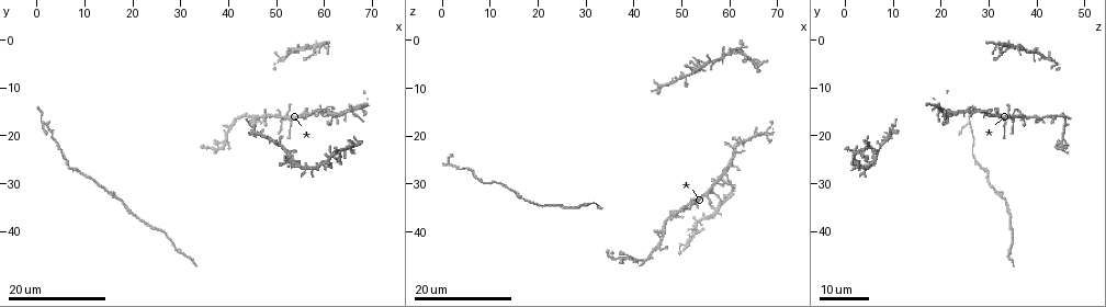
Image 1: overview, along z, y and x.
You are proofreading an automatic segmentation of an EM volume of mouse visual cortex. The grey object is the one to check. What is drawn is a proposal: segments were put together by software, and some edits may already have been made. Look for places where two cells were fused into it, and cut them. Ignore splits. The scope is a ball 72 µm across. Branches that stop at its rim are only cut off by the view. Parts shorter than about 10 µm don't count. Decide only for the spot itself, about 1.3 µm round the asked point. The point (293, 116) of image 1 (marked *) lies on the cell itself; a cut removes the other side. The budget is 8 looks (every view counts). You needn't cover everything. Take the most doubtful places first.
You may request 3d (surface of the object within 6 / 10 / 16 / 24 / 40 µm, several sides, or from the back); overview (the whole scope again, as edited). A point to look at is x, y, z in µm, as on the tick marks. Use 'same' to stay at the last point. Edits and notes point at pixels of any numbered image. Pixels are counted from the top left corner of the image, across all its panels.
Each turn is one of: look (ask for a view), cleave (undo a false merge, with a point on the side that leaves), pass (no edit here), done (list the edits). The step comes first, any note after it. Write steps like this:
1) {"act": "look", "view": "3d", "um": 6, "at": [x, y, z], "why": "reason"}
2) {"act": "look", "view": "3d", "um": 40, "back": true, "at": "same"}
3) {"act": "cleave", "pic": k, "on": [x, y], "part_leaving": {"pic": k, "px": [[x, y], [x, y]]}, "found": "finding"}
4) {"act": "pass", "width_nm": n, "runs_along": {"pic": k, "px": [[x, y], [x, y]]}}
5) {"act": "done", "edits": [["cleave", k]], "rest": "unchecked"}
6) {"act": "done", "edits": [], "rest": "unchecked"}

{"act": "look", "view": "3d", "um": 16, "at": [52.0, 15.0, 34.0], "why": "four or more arms meet"}

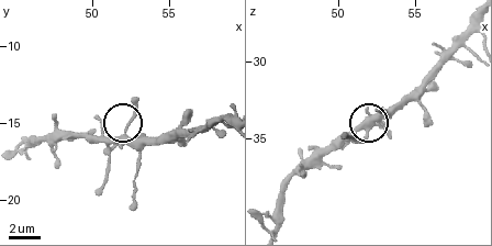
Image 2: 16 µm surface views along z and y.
{"act": "look", "view": "3d", "um": 6, "at": [52.0, 15.6, 34.2]}

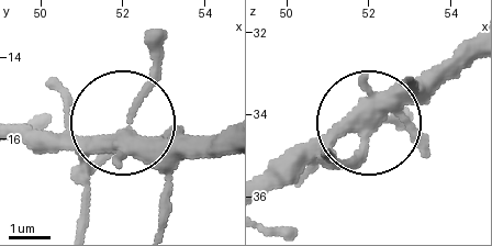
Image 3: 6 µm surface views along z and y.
{"act": "look", "view": "3d", "um": 6, "back": true, "at": [52.05, 15.70, 34.20]}

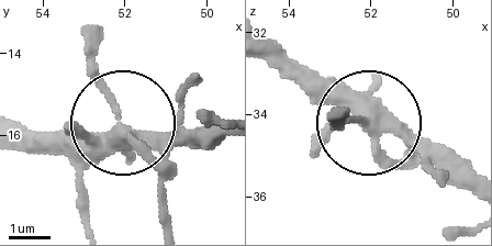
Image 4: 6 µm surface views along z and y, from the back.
{"act": "pass", "runs_along": {"pic": 4, "px": [[308, 85], [364, 123], [335, 116]]}, "found": "all the same cell"}

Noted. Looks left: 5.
{"act": "look", "view": "3d", "um": 24, "at": [15.5, 32.0, 31.5], "why": "sudden change in width"}

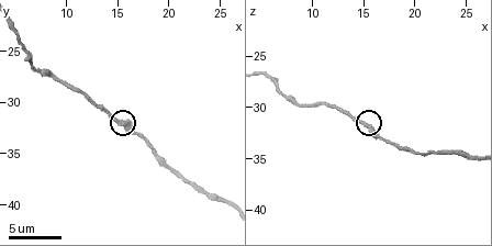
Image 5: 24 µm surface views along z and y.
{"act": "look", "view": "3d", "um": 6, "at": [15.2, 31.8, 32.0]}

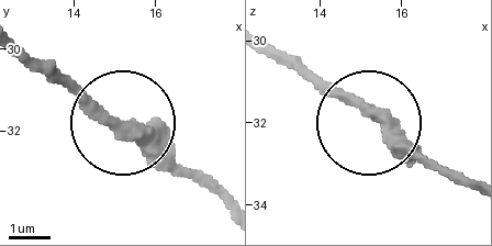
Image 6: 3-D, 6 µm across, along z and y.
{"act": "pass", "found": "one cell here"}

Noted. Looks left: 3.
{"act": "look", "view": "3d", "um": 24, "at": [39.5, 21.5, 45.0], "why": "four arms meet"}

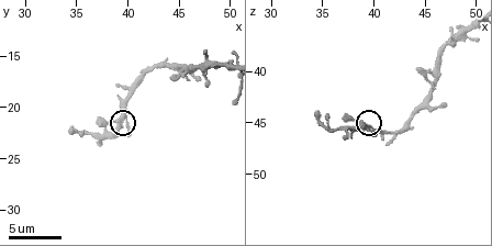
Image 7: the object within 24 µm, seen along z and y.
{"act": "look", "view": "3d", "um": 10, "at": [39.4, 21.4, 45.4]}

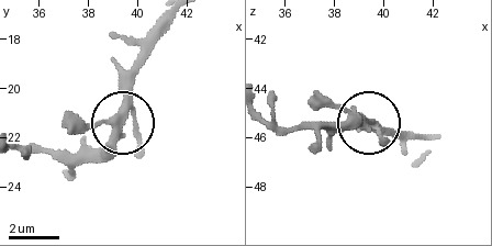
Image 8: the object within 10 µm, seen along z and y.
{"act": "pass", "found": "all the same cell"}

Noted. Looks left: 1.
{"act": "done", "edits": [], "rest": "unchecked"}

